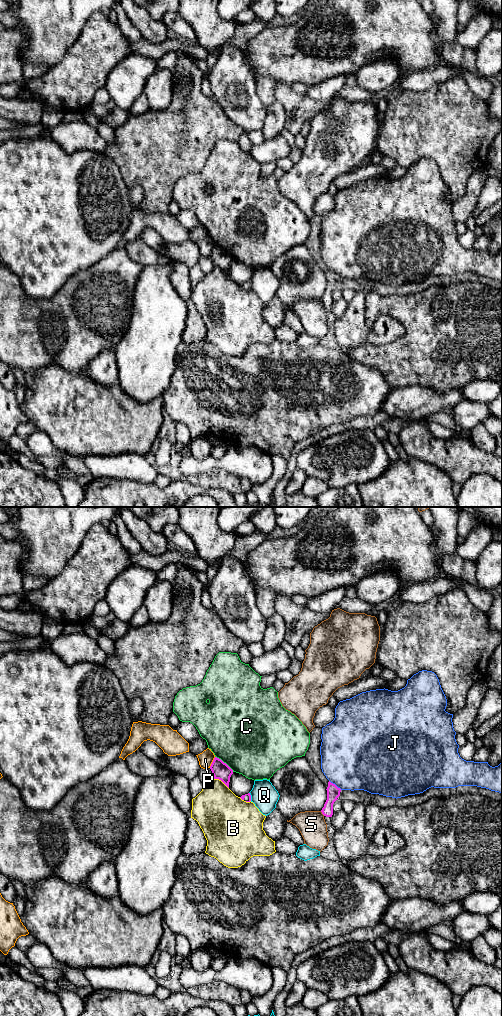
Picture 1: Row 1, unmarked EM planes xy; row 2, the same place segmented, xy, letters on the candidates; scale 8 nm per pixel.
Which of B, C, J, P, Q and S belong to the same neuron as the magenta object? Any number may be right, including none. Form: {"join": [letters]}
{"join": []}

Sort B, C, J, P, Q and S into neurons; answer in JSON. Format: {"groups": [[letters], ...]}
{"groups": [["B"], ["C"], ["J"], ["P"], ["Q"], ["S"]]}

